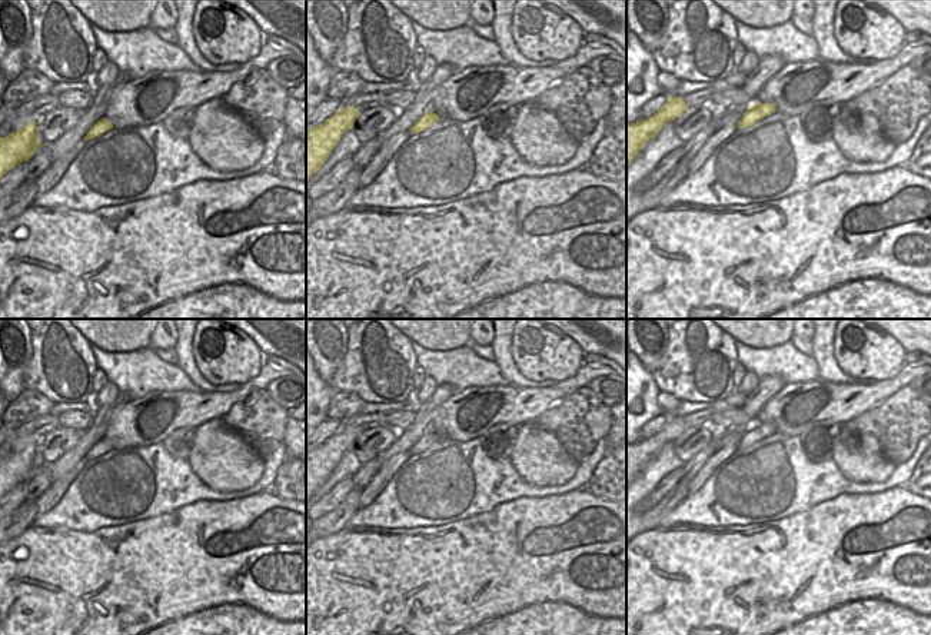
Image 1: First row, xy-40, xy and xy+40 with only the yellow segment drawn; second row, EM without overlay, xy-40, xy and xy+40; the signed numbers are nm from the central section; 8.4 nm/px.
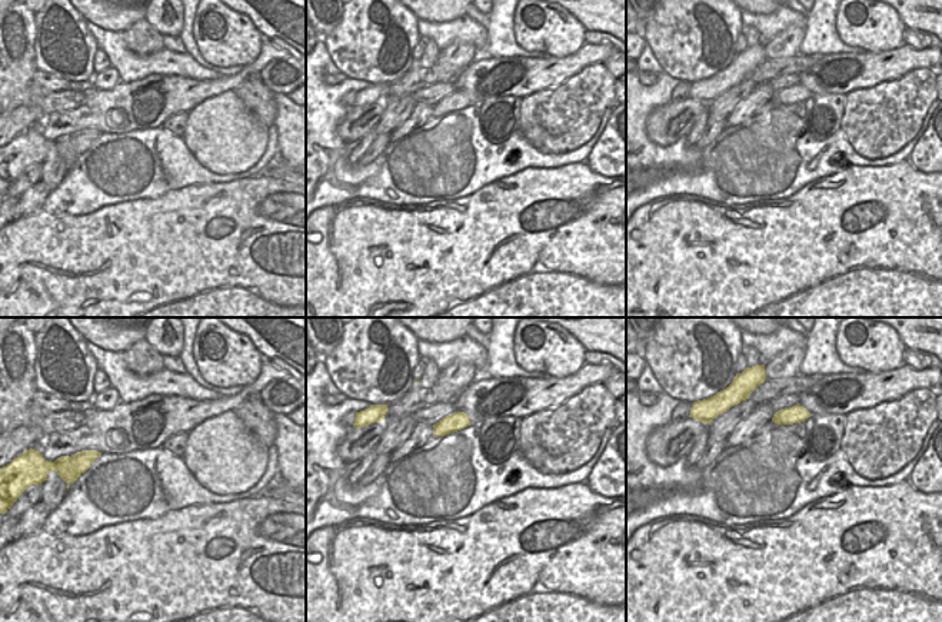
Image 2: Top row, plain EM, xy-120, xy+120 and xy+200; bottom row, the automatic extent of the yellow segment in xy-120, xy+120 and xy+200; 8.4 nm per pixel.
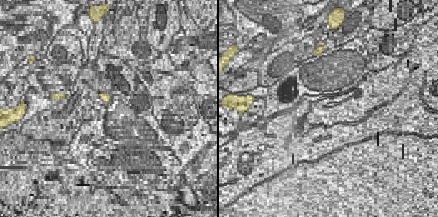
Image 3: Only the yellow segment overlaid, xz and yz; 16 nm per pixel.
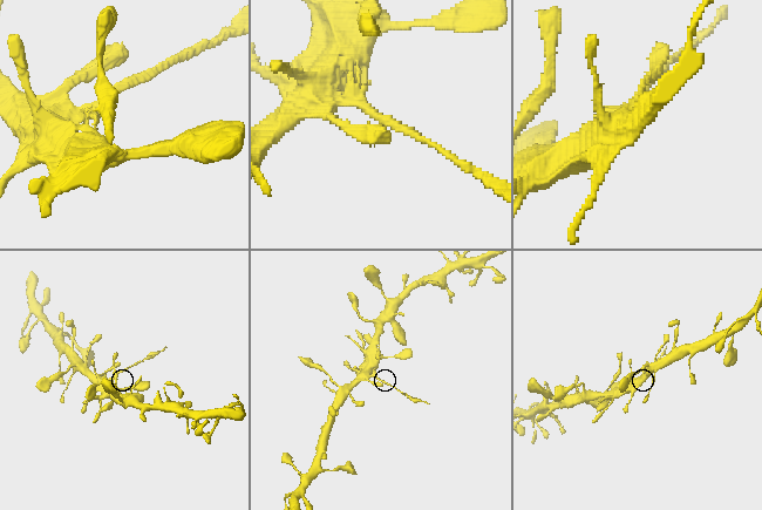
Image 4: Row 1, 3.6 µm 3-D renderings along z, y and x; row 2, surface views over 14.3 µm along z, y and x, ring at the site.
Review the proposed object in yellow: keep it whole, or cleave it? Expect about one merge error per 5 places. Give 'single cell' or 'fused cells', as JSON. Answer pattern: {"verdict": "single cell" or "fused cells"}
{"verdict": "fused cells"}

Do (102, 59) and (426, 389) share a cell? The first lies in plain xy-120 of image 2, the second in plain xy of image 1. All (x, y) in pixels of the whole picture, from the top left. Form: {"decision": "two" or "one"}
{"decision": "two"}

